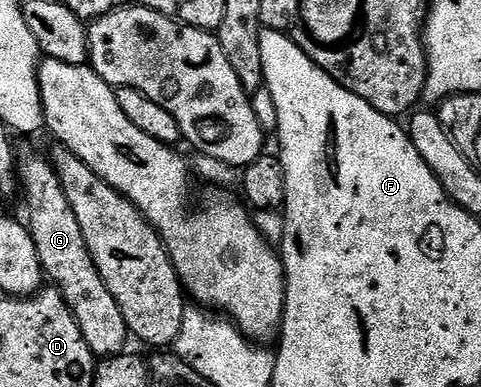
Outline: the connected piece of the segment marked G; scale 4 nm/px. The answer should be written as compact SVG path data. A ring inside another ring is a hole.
M25 155L20 157L17 174L20 191L25 191L25 212L29 215L27 227L31 242L35 242L35 251L39 253L44 279L57 288L67 302L94 357L122 355L126 351L125 343L131 340L129 327L123 318L123 310L119 310L119 302L115 302L115 298L107 290L91 258L91 250L87 250L79 218L75 218L75 210L71 210L71 202L67 202L59 174L46 157L44 160L41 156Z

